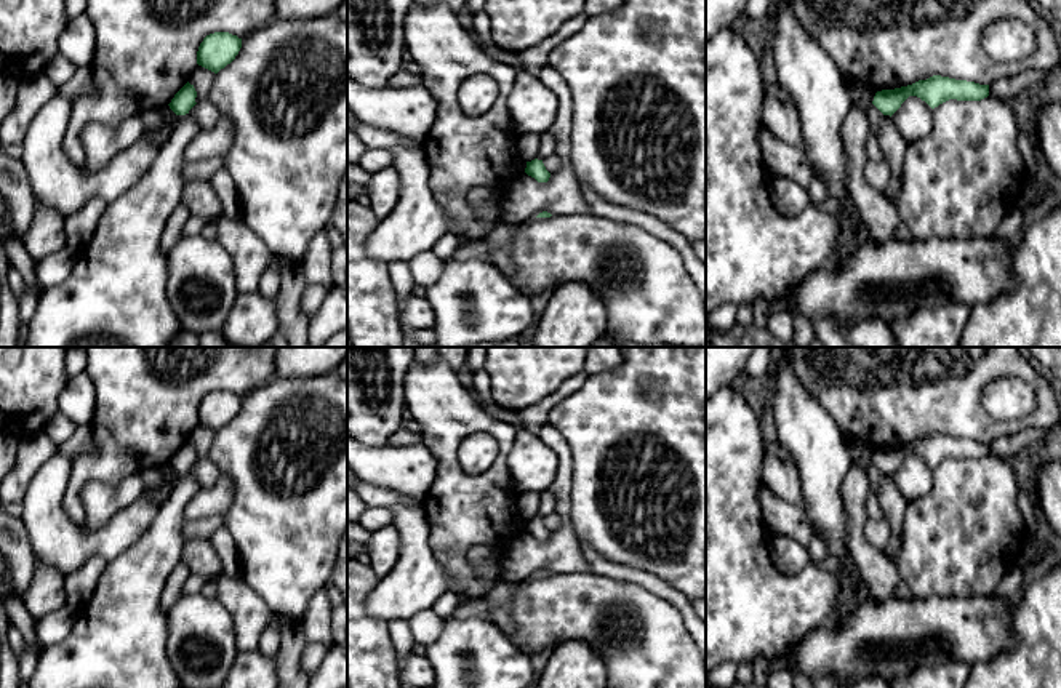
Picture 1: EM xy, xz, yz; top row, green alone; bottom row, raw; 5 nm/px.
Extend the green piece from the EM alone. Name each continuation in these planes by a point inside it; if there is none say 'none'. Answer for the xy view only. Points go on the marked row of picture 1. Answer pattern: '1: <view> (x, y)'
none

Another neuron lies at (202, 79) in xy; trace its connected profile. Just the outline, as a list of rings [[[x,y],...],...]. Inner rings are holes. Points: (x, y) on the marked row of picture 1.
[[[198,66],[192,72],[189,83],[195,88],[197,98],[195,102],[200,102],[202,99],[206,99],[213,85],[216,74]]]

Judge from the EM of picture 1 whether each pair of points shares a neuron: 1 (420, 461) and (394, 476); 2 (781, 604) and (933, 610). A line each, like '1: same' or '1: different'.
1: same
2: different

